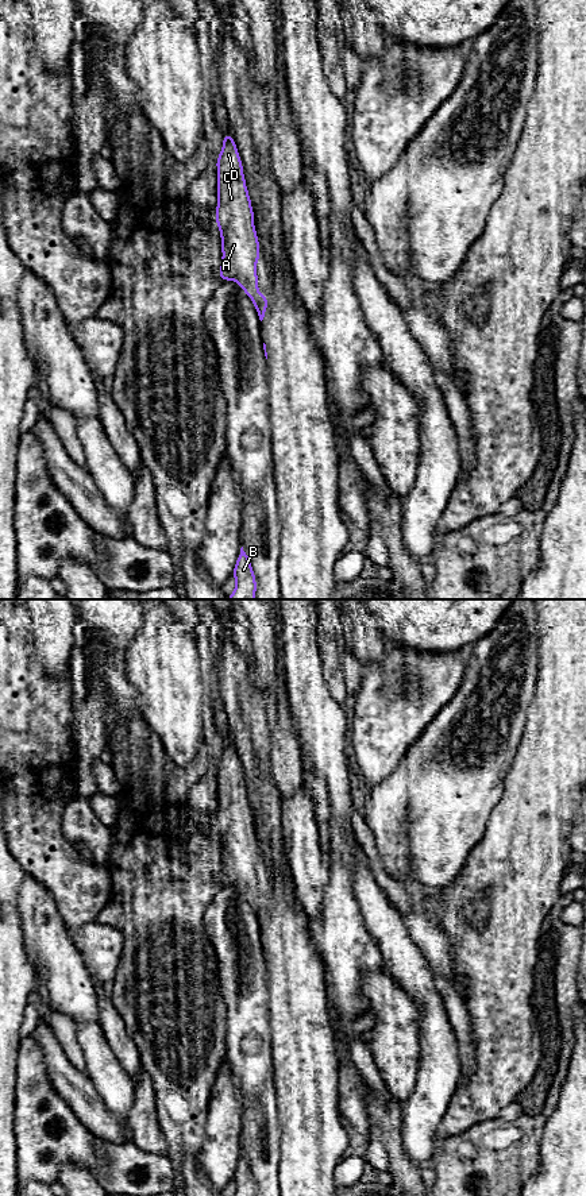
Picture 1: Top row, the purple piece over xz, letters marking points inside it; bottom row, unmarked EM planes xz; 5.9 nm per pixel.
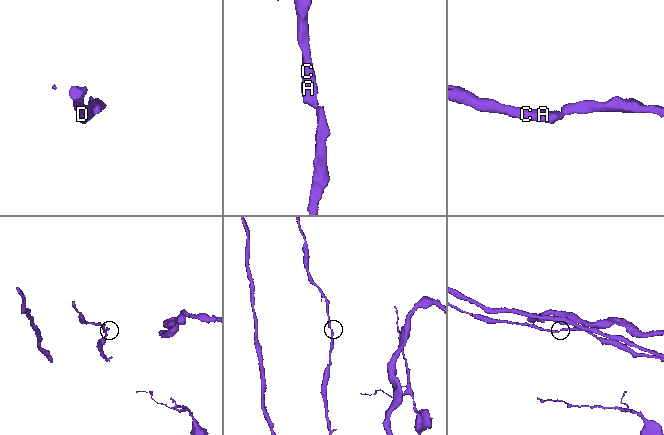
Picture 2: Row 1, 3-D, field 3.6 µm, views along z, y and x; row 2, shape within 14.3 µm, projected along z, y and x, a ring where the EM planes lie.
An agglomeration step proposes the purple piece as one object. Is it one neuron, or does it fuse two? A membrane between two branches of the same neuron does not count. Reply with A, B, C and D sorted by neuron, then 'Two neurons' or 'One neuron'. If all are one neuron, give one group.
Groups: A B C D. One neuron

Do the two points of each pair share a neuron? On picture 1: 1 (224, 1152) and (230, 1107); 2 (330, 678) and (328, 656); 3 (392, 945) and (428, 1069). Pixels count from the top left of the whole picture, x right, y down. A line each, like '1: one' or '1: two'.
1: one
2: one
3: one

